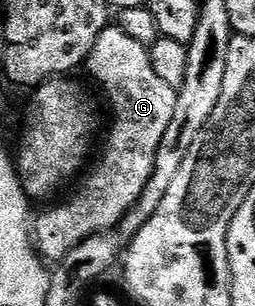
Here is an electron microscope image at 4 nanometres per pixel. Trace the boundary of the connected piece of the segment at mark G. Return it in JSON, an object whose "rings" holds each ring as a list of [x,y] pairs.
{"rings":[[[110,26],[103,30],[89,55],[88,68],[109,99],[113,121],[109,124],[101,157],[93,169],[90,167],[84,173],[85,181],[78,186],[77,193],[32,221],[31,236],[36,251],[42,261],[53,266],[65,260],[84,240],[114,231],[137,204],[153,173],[155,156],[171,123],[171,114],[175,114],[177,89],[167,86],[155,74],[146,44],[135,42],[121,28]]]}

